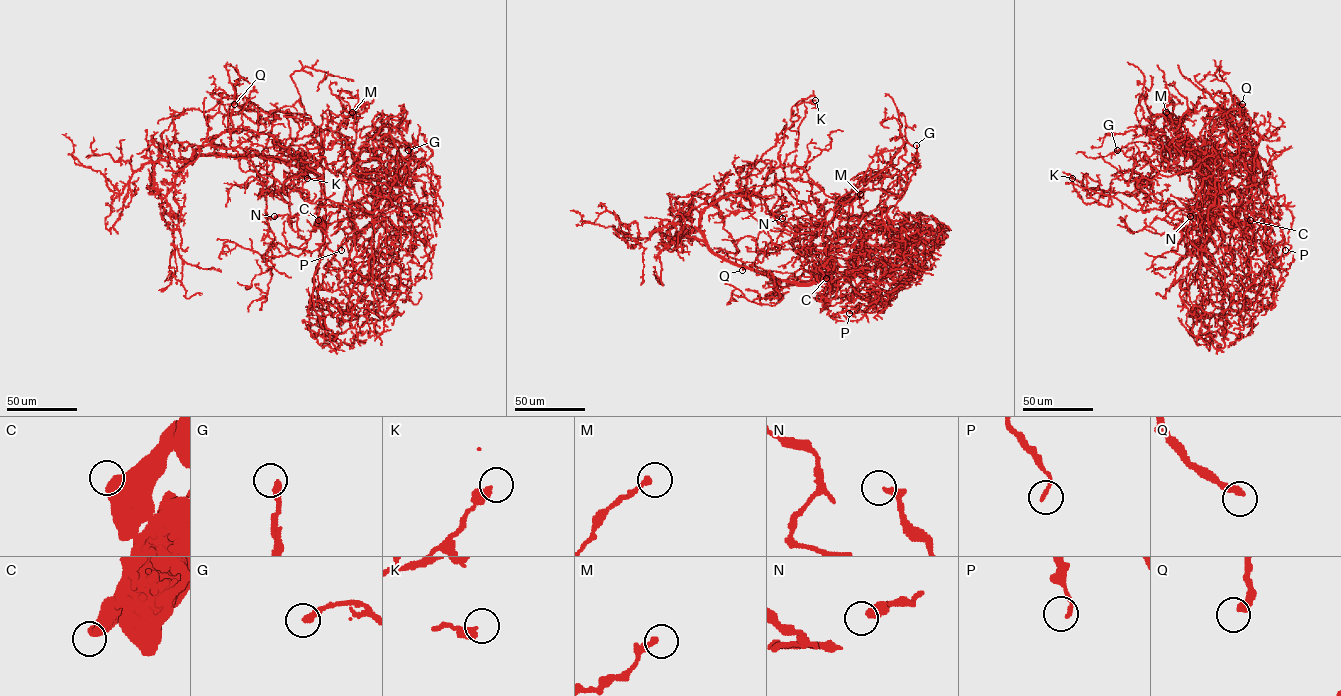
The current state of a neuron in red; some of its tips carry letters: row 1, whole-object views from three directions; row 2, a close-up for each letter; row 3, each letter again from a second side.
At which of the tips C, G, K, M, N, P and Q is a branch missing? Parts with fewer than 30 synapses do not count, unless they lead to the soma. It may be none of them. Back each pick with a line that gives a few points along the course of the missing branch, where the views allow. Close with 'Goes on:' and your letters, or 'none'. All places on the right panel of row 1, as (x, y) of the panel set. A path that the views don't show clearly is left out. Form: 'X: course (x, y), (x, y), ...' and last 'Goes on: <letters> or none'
G: course (1117, 150), (1114, 150), (1115, 136)
Q: course (1242, 104), (1244, 112), (1227, 143), (1234, 137), (1239, 147), (1246, 144), (1242, 142), (1245, 146)
Goes on: G, Q

